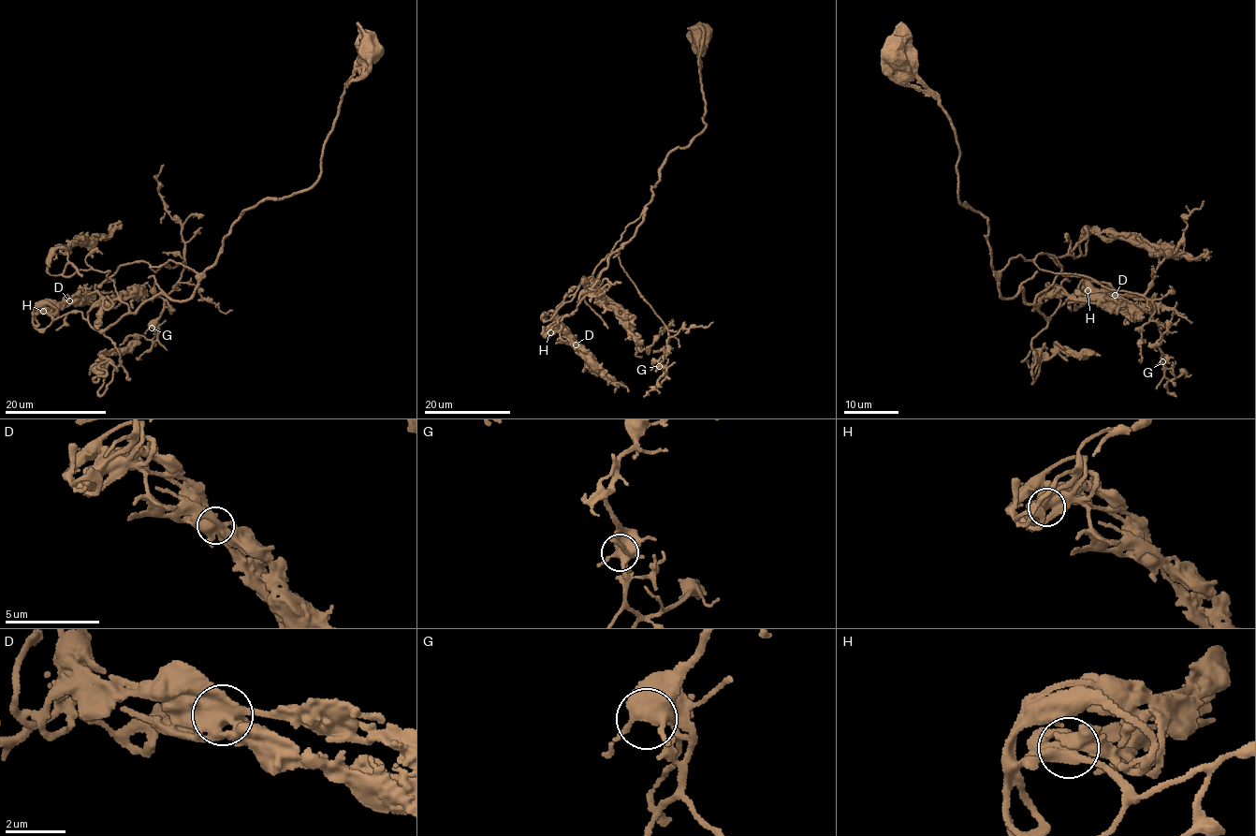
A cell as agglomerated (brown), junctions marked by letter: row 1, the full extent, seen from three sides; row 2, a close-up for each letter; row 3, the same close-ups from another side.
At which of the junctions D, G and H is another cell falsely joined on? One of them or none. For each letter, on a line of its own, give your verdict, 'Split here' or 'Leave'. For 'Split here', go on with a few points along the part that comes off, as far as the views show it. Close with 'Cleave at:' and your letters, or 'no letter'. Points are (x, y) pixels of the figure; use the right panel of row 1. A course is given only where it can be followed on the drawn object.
D: Leave
G: Leave
H: Leave
Cleave at: no letter

